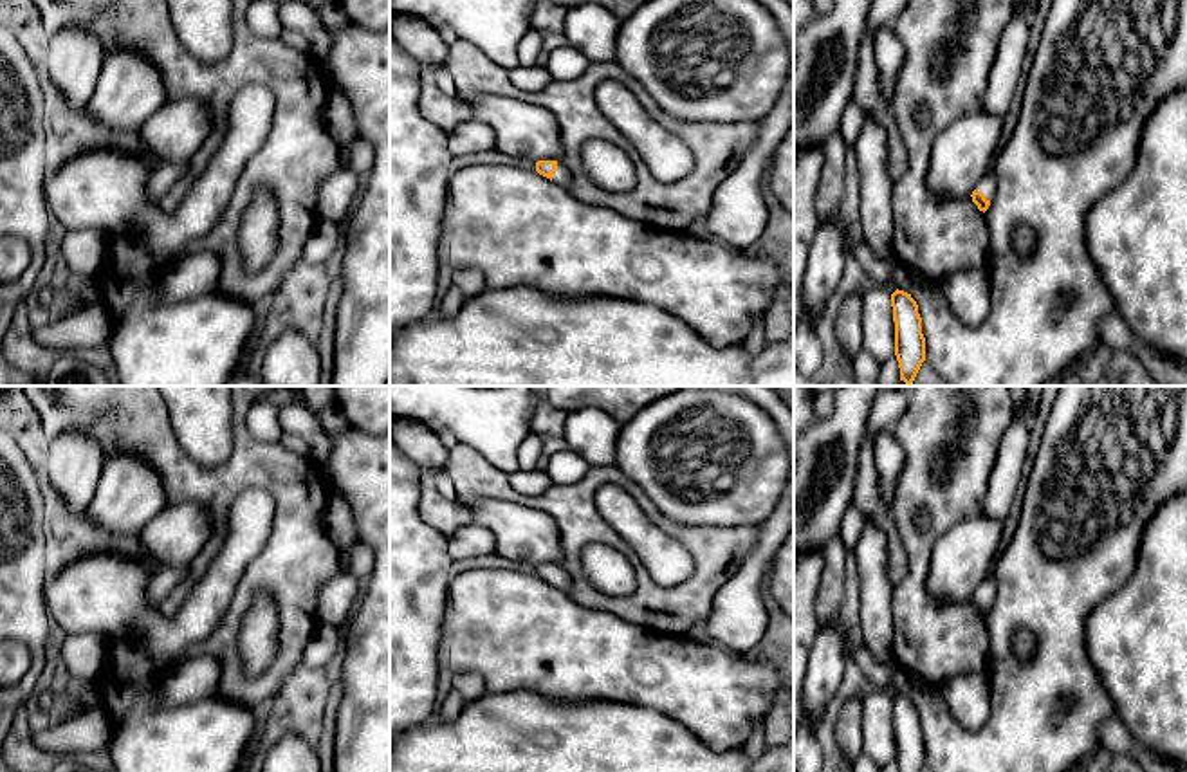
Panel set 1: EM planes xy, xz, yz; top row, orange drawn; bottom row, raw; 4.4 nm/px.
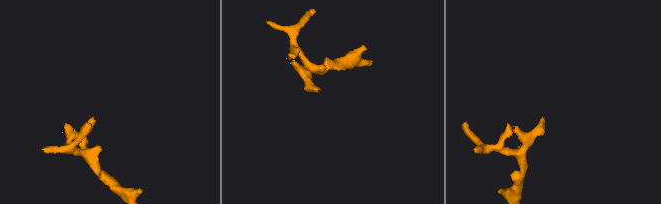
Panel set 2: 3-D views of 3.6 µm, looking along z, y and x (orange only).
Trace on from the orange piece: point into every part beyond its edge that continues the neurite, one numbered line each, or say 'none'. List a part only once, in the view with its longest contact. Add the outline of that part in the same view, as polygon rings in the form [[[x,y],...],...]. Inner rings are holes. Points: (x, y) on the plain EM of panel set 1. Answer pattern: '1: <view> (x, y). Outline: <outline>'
1: yz (987, 588). Outline: [[[992,572],[989,575],[985,575],[985,579],[981,581],[981,584],[976,588],[974,593],[981,595],[985,599],[985,602],[992,606],[994,597],[996,597],[996,579],[994,579]]]

